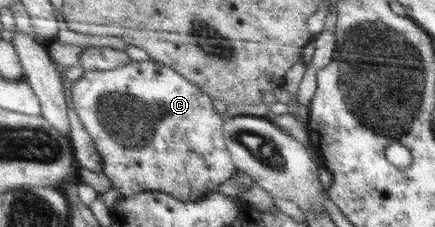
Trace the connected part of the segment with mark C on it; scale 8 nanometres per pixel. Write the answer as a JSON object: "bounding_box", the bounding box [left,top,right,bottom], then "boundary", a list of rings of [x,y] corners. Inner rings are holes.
{"bounding_box":[69,59,238,202],"boundary":[[[132,59],[123,66],[112,68],[111,70],[86,70],[78,78],[78,81],[70,84],[69,99],[74,103],[73,106],[76,113],[80,116],[81,122],[93,139],[96,149],[103,159],[103,174],[110,179],[113,187],[119,189],[125,197],[132,197],[143,191],[154,190],[165,191],[176,199],[183,199],[184,202],[198,202],[204,199],[208,192],[216,192],[218,186],[232,178],[238,170],[224,139],[223,125],[225,115],[220,115],[220,112],[215,108],[213,99],[207,93],[204,93],[204,91],[191,81],[188,81],[183,75],[159,61],[150,59],[138,61]]]}

